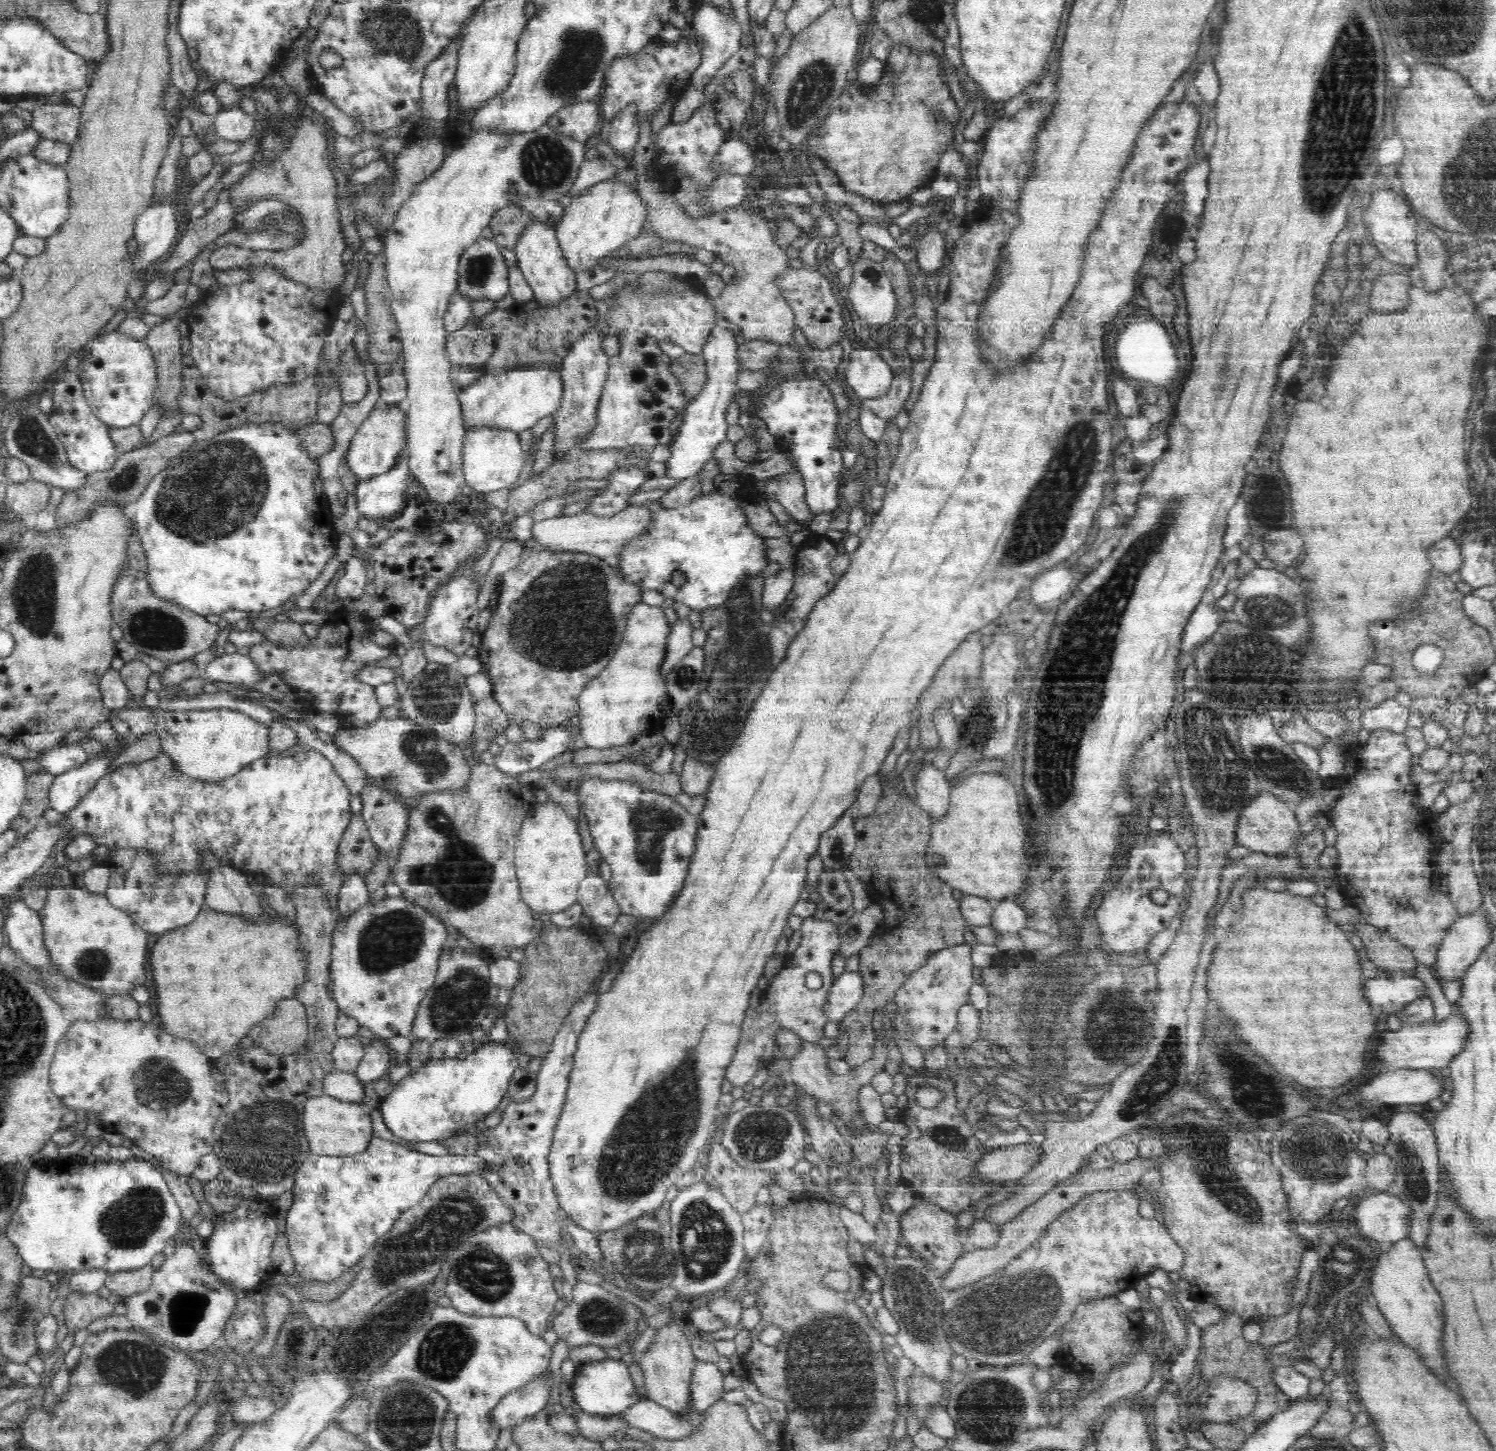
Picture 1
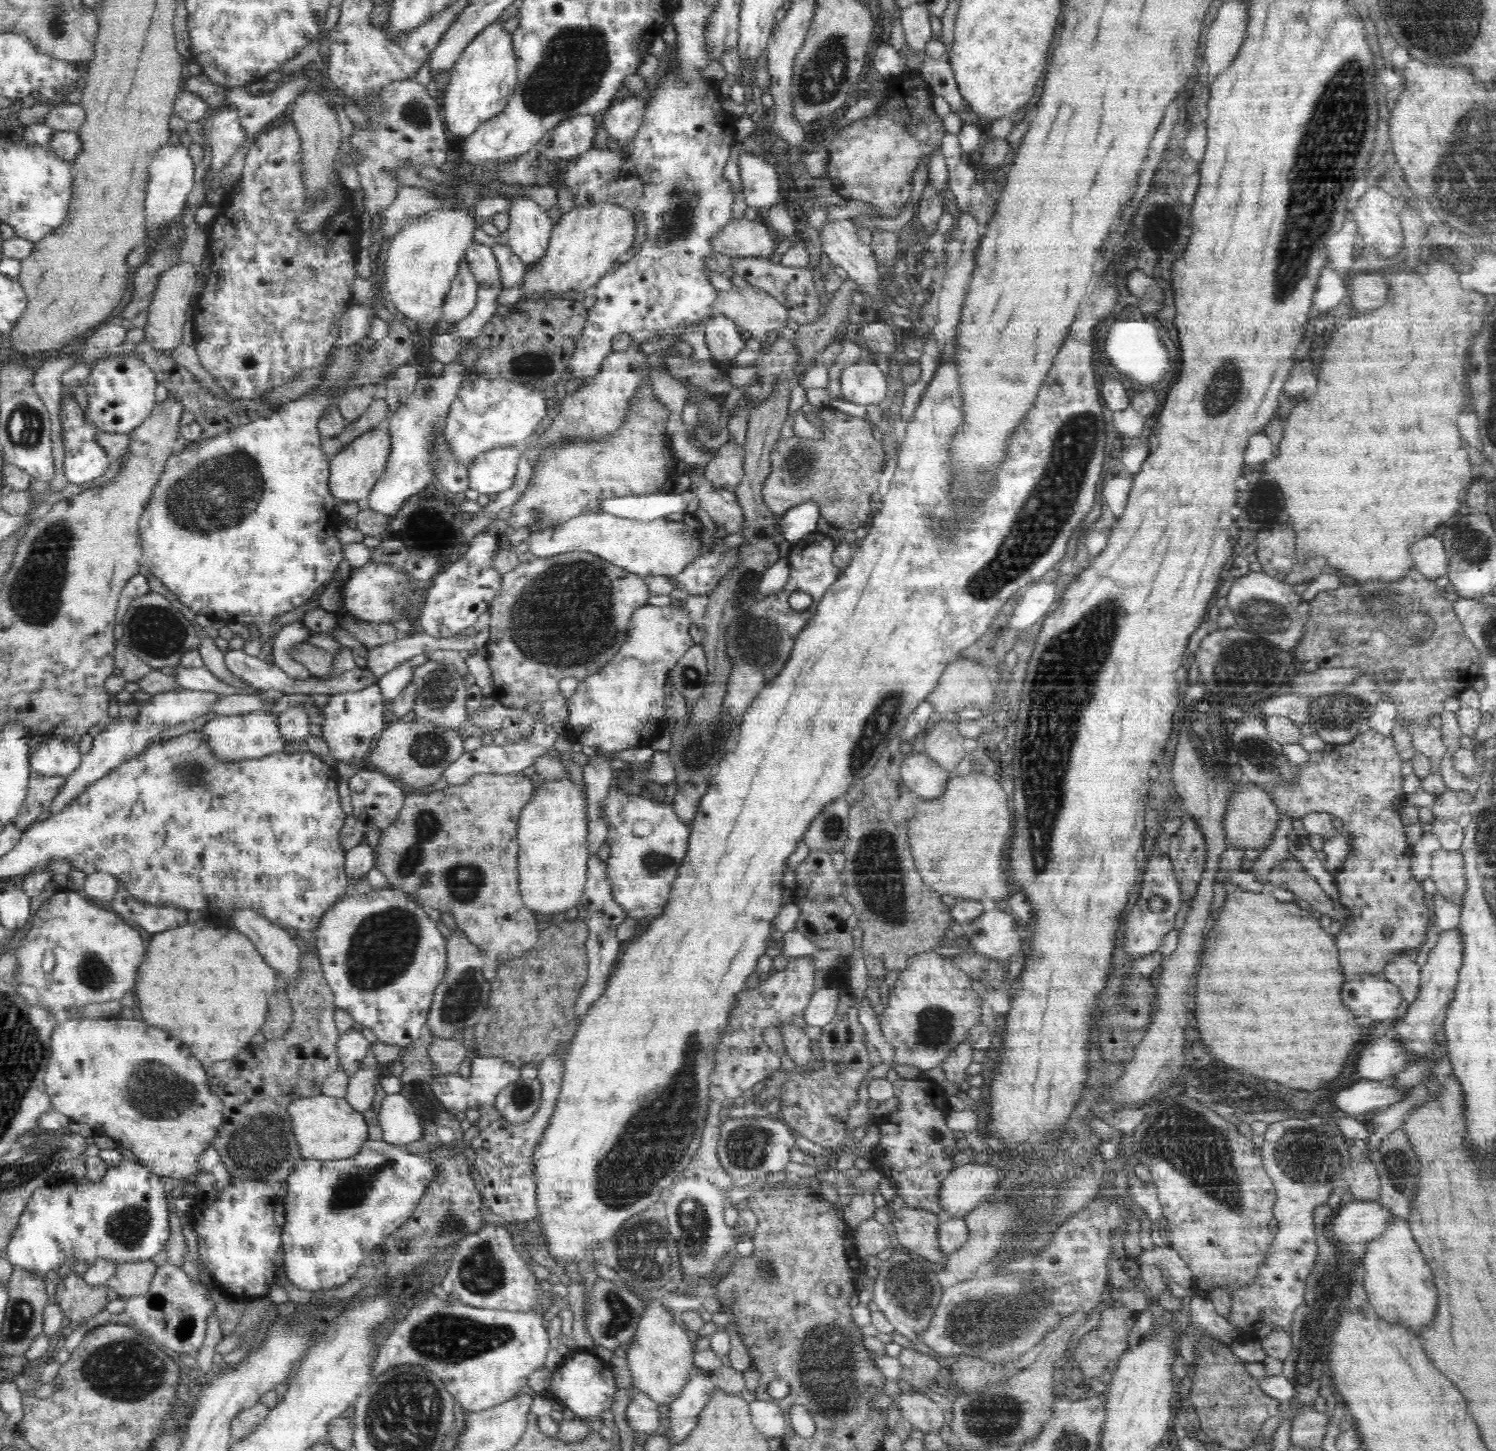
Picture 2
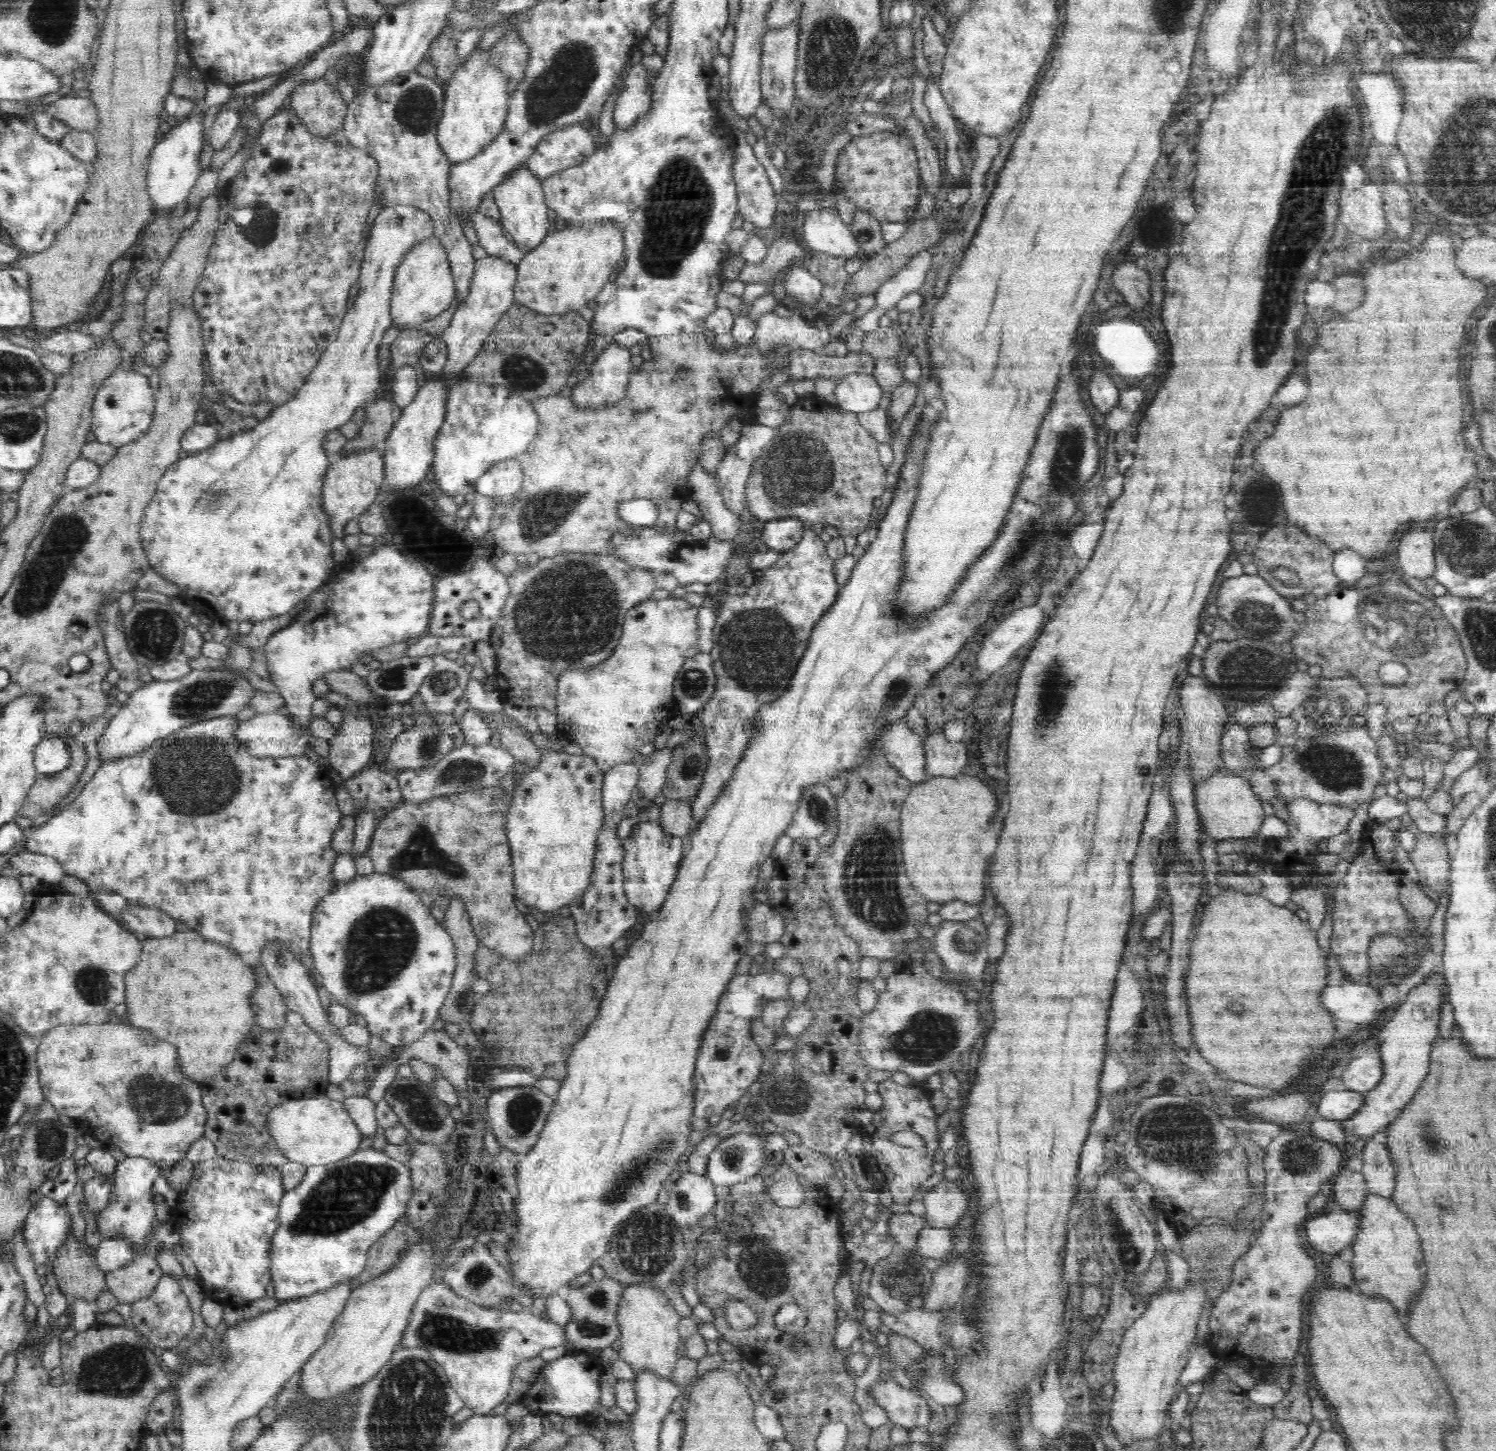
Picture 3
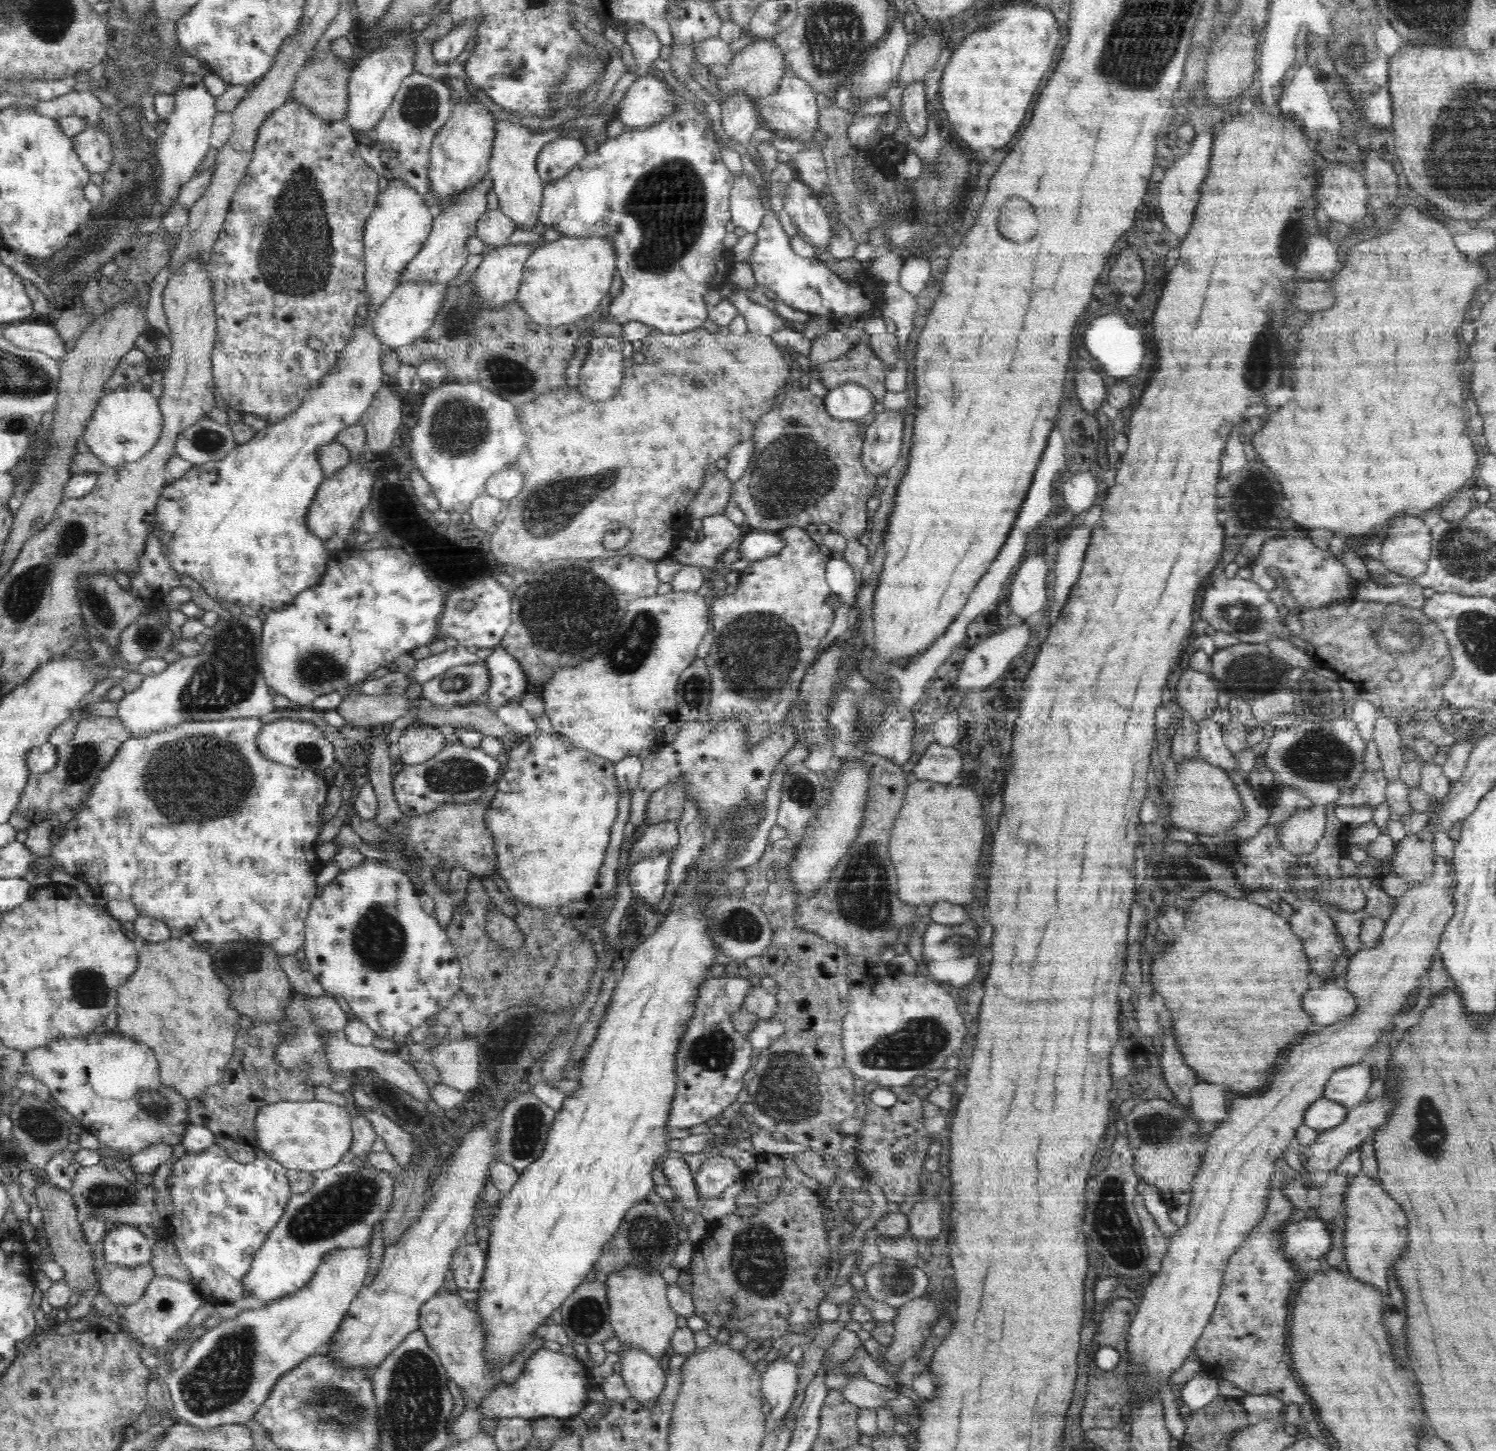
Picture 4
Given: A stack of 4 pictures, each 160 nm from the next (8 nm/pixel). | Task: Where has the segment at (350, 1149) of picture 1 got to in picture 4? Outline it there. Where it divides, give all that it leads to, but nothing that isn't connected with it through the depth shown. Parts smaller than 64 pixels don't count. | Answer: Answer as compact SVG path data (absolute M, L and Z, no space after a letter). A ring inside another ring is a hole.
M280 1101L264 1106L255 1121L257 1147L287 1169L308 1174L336 1166L353 1141L350 1107L318 1101Z

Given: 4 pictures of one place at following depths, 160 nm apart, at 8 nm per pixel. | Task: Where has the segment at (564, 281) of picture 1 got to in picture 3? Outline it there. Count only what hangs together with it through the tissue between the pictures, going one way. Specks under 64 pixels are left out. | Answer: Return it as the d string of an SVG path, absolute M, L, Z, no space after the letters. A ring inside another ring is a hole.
M526 164L513 169L490 193L498 205L501 214L500 221L505 232L509 232L513 236L519 250L524 253L531 251L547 237L551 222L548 221L549 208L545 201L544 189L539 177L526 168Z

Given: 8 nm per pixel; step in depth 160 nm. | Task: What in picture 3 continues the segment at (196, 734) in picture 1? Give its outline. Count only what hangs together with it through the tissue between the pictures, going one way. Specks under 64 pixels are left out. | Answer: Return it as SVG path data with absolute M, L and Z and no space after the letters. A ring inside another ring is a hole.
M276 711L242 721L234 737L253 757L284 758L304 755L310 735L308 728L294 727L290 718Z

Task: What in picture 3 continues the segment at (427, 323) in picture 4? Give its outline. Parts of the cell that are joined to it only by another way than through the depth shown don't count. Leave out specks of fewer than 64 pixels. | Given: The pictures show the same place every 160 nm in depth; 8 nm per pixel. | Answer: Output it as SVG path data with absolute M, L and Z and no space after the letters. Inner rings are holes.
M435 236L412 246L396 268L392 286L391 319L394 327L414 330L418 324L428 322L450 308L456 295L455 282L444 247Z

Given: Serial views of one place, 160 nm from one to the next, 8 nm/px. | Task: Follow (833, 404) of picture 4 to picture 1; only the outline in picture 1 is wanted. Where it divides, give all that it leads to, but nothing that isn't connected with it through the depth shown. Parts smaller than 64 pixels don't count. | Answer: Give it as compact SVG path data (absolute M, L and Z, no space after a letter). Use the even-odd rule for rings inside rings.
M877 348L852 351L845 383L856 401L886 394L894 377L892 368L880 357Z

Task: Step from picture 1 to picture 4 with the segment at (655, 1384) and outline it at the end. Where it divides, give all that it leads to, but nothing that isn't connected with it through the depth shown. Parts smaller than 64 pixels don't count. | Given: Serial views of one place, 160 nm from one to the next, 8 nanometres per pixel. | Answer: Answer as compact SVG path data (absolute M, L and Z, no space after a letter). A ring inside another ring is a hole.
M626 1265L622 1270L607 1273L607 1301L609 1320L620 1343L629 1348L644 1350L655 1360L670 1350L670 1342L676 1330L676 1313L672 1311L666 1299L667 1284L662 1273L648 1273L636 1266Z

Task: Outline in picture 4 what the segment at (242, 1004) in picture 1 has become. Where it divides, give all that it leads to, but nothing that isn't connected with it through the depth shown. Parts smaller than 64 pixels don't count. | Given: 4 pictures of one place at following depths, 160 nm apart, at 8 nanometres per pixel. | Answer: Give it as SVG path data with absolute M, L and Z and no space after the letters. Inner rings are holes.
M190 936L176 938L176 940L170 938L160 942L160 944L158 944L158 942L148 942L148 944L144 944L144 946L140 948L140 966L138 966L136 974L132 974L132 978L128 978L128 982L124 982L124 986L120 986L120 992L118 992L118 1008L116 1008L116 1012L118 1012L117 1032L119 1032L121 1036L134 1038L134 1040L138 1040L138 1042L150 1046L150 1048L154 1050L154 1056L158 1058L158 1064L160 1064L160 1082L162 1082L164 1086L181 1094L181 1097L185 1098L185 1100L191 1101L192 1099L198 1098L208 1086L216 1086L216 1084L222 1082L224 1069L232 1058L235 1036L240 1030L238 1017L241 1014L239 1012L234 1012L234 1010L230 1008L228 996L230 996L228 986L224 986L224 984L214 976L214 970L212 970L212 956L204 950L203 945L197 943L193 938L190 938Z

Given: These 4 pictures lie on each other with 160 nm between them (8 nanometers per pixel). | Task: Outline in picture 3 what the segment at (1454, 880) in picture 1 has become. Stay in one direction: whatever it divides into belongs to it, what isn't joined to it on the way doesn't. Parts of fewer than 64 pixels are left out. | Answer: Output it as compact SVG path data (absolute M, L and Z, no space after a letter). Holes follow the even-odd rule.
M1420 831L1416 836L1416 846L1409 854L1420 880L1430 890L1439 894L1449 892L1452 867L1448 858L1448 846L1439 836Z

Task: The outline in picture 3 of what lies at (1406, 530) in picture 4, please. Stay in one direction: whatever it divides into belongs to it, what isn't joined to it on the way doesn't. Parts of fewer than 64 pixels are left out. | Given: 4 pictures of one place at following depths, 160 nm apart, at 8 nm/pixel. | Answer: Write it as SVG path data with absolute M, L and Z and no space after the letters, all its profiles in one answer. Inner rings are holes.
M1412 524L1398 540L1396 558L1396 565L1406 575L1419 579L1430 577L1435 571L1432 532Z

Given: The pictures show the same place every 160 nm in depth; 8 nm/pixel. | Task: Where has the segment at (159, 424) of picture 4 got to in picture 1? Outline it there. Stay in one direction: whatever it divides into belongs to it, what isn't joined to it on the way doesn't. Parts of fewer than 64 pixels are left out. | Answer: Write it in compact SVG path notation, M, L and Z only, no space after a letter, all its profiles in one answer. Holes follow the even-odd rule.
M117 330L109 333L101 333L92 338L86 346L82 348L84 358L82 361L82 372L79 376L82 382L83 394L89 404L94 416L104 425L115 428L127 428L133 425L139 426L144 416L153 406L157 384L157 367L152 351L148 349L144 340L135 339Z

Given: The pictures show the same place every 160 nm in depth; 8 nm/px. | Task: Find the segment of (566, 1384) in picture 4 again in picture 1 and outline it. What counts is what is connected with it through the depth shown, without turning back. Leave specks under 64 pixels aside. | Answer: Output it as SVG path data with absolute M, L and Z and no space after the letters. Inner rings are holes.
M604 1359L580 1366L571 1384L575 1402L584 1412L593 1415L618 1415L639 1401L627 1364L621 1360Z

